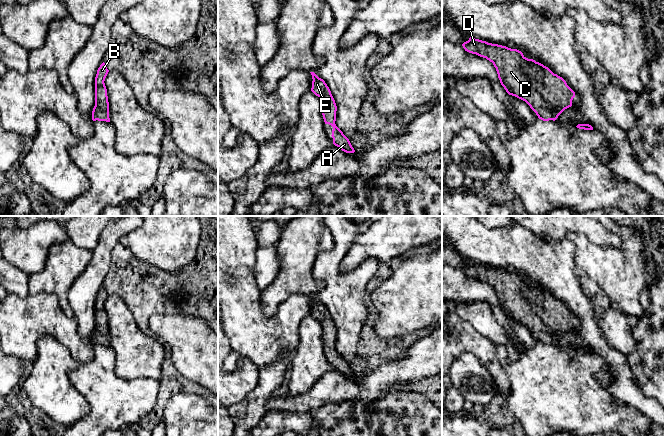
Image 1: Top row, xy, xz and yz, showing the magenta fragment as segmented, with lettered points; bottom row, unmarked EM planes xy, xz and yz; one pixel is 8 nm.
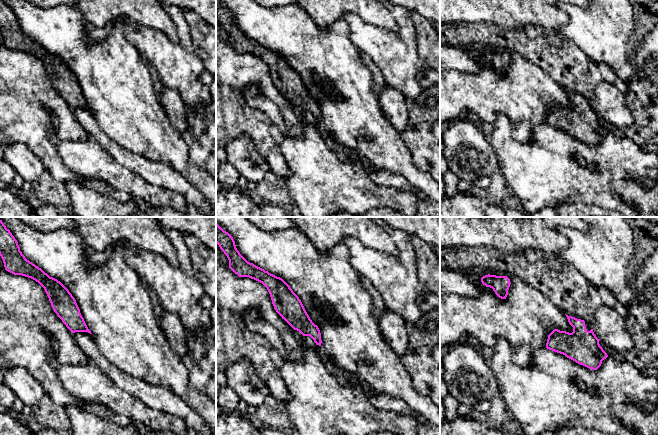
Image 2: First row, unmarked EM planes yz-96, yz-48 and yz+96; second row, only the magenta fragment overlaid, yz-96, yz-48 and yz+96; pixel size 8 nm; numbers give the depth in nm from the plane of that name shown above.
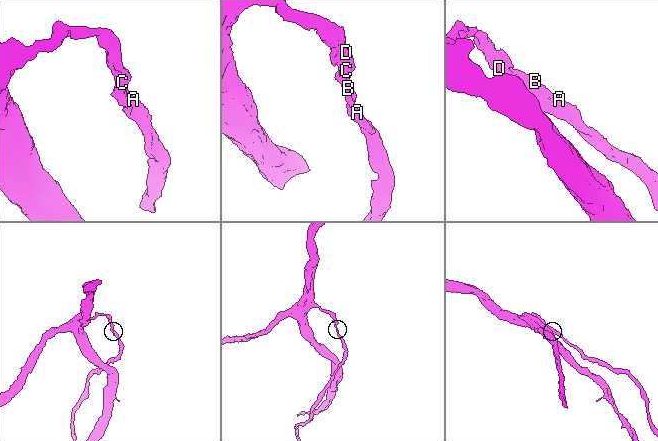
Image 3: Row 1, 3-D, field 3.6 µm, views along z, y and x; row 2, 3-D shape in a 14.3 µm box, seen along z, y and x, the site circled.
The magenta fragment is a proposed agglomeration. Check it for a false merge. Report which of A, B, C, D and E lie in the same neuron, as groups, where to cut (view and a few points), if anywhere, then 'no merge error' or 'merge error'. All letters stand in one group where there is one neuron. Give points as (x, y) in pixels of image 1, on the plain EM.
groups A B C D E; cut none; no merge error

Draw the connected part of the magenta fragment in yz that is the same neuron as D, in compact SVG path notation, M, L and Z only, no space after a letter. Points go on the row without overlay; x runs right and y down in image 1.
M470 261L462 270L465 275L492 286L506 316L525 325L539 343L555 345L565 333L572 330L575 316L567 309L566 305L543 288L526 282L521 275L473 261Z

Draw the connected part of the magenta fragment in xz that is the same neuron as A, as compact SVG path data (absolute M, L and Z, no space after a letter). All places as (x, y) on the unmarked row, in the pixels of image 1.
M314 296L310 297L313 303L311 315L321 323L324 346L333 351L331 359L333 362L333 368L346 377L354 377L355 374L349 363L335 348L337 330L329 311L325 305L319 302Z

